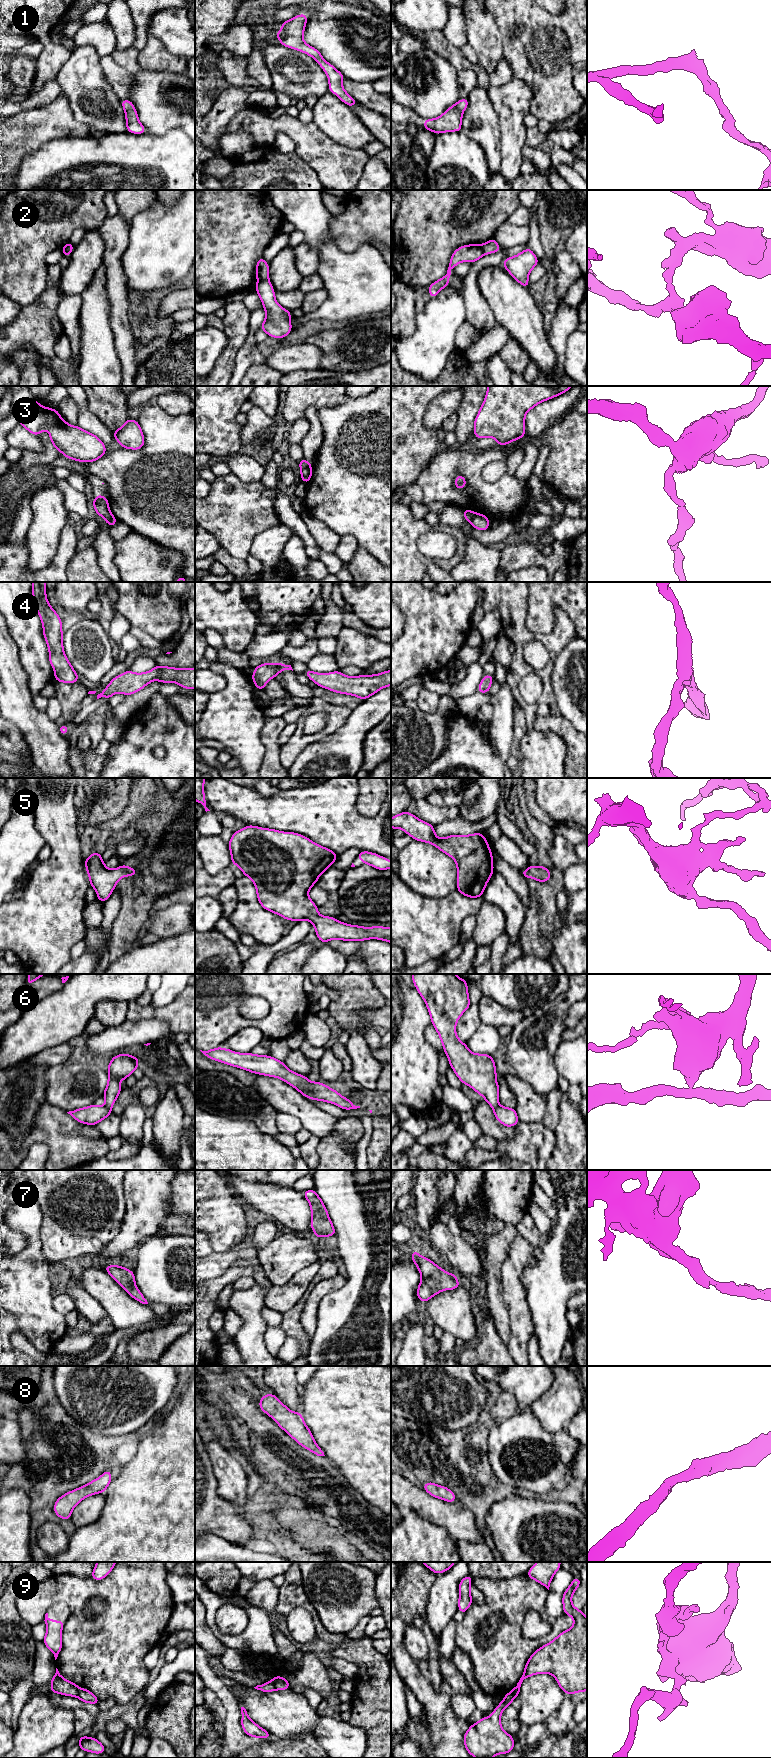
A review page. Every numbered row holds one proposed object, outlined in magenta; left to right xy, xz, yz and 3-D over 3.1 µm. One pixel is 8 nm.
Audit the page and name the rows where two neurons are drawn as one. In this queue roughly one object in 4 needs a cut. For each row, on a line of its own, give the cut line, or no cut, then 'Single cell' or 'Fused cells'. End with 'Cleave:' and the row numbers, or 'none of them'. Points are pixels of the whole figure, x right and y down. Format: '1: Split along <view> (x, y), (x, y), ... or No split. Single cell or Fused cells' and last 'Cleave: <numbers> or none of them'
1: No split. Single cell
2: Split along xz (267, 279), (258, 281). Fused cells
3: Split along xz (310, 465), (301, 469). Fused cells
4: No split. Single cell
5: No split. Single cell
6: Split along xy (105, 1105), (110, 1108). Fused cells
7: No split. Single cell
8: No split. Single cell
9: Split along xy (80, 1688), (76, 1696). Fused cells
Cleave: 2, 3, 6, 9

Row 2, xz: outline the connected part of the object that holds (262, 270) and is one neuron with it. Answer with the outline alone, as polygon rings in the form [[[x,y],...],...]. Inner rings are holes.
[[[263,256],[257,260],[255,273],[258,281],[265,281],[269,279],[269,265],[264,260]]]

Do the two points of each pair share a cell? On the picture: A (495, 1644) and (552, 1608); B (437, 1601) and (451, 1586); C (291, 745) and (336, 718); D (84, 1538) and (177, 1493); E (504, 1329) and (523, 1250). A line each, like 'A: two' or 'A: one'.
A: two
B: one
C: one
D: one
E: two

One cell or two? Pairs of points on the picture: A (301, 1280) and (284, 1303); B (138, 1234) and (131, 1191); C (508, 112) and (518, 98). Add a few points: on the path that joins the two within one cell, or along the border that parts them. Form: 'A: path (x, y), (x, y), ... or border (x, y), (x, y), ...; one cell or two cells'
A: path (302, 1286), (290, 1297); one cell
B: path (138, 1223), (138, 1202); one cell
C: path (512, 109), (514, 102); one cell

